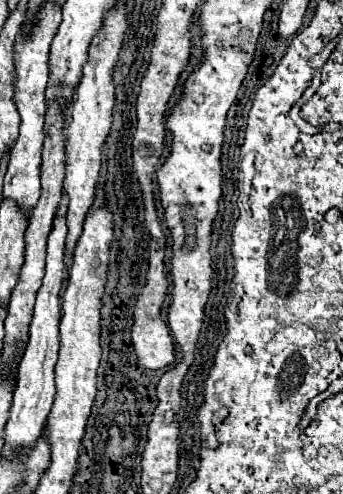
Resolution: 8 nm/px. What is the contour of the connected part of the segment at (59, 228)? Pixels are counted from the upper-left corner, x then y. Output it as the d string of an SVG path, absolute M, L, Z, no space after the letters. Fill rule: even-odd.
M62 190L62 200L58 204L54 222L52 222L52 232L48 236L48 258L46 258L46 274L42 280L42 286L36 294L36 306L34 306L34 316L30 322L30 342L26 346L26 352L18 364L18 386L14 392L14 404L10 410L10 420L6 424L4 432L4 448L2 454L6 458L16 458L14 448L16 446L34 446L36 438L42 432L42 426L50 414L52 402L54 402L54 364L58 360L58 350L60 350L60 320L62 320L62 306L60 306L60 290L66 280L66 266L64 266L64 246L66 246L66 212L68 212L68 194Z

